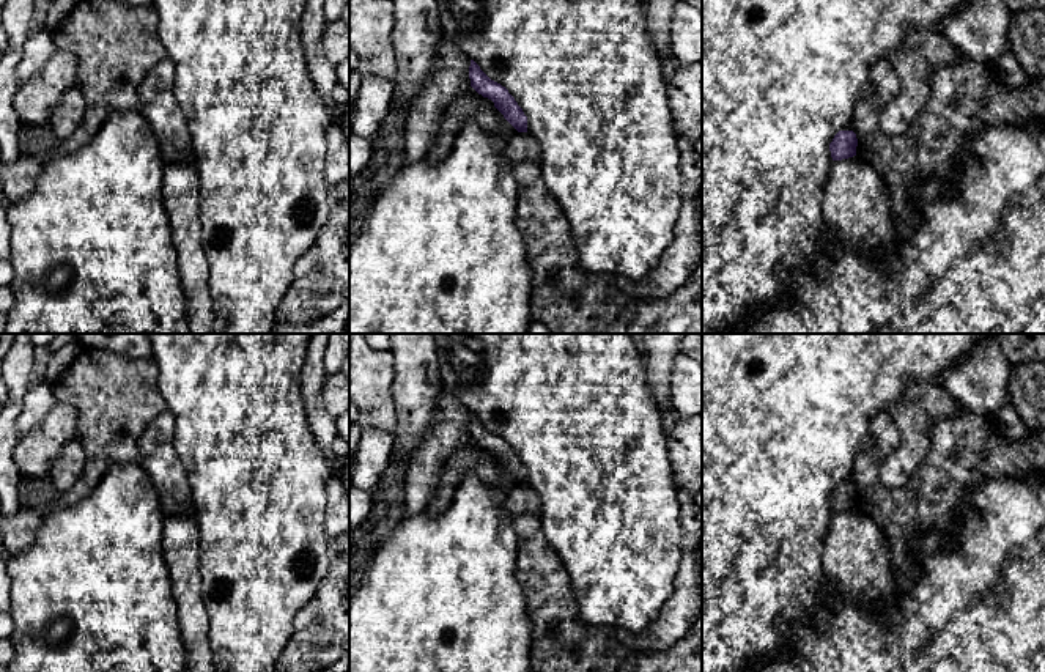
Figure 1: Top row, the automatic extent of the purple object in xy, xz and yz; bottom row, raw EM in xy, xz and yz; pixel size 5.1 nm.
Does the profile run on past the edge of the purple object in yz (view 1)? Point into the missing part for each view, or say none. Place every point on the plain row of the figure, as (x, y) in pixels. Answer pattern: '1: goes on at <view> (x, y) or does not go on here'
1: does not go on here

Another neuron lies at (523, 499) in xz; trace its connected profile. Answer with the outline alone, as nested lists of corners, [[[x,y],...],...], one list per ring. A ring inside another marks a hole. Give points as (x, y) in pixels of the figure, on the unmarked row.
[[[516,485],[507,493],[504,505],[519,519],[527,515],[540,515],[541,500],[530,485]]]

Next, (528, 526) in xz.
[[[540,515],[521,516],[515,522],[515,534],[518,540],[532,538],[540,530]]]

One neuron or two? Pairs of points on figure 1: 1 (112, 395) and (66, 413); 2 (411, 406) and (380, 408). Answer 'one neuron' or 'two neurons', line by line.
1: two neurons
2: two neurons

